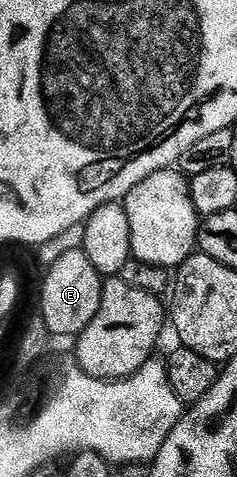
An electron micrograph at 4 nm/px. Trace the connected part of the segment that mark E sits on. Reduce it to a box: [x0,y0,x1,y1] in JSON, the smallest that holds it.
[38,250,104,336]

